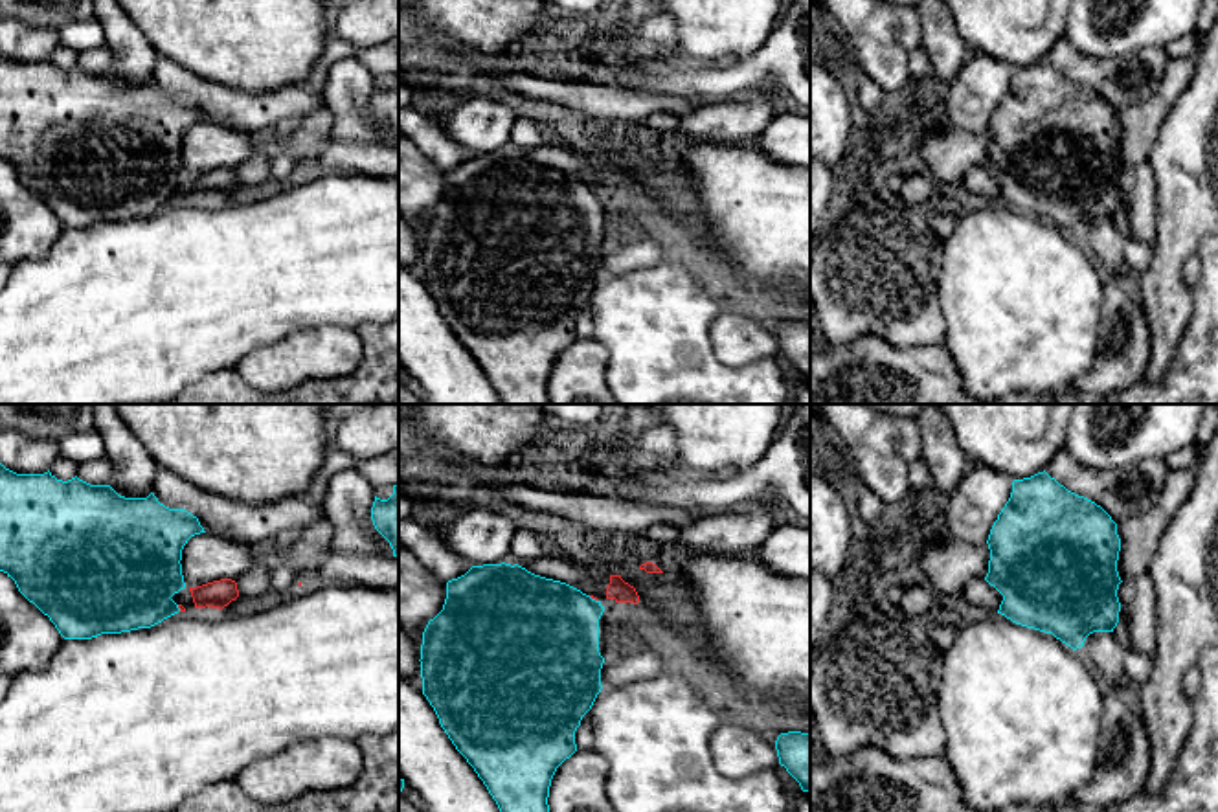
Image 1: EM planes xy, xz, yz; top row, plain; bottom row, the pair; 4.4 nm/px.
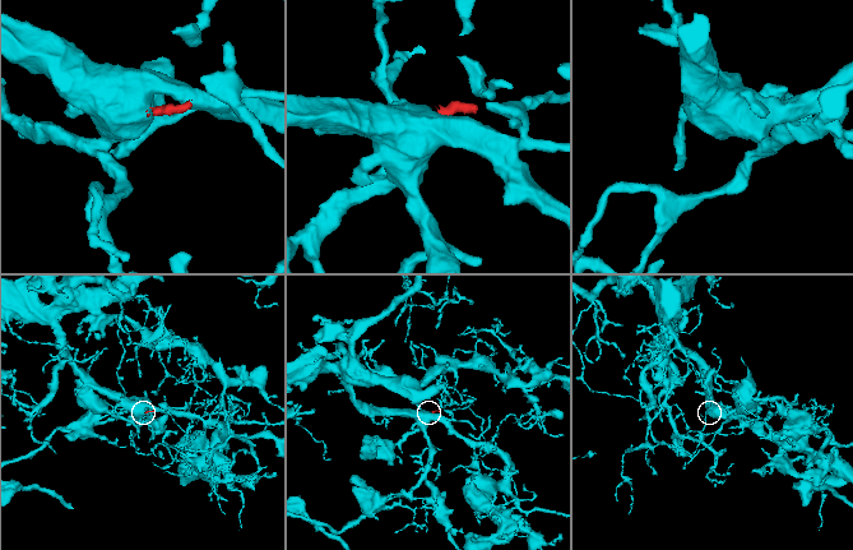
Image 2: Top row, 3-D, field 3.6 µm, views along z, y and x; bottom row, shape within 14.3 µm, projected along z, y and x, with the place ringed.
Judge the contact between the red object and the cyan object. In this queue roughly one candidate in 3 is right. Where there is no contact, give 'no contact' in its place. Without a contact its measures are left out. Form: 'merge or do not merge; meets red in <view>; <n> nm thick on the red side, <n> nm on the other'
do not merge; meets red in xz; 20 nm thick on the red side, 440 nm on the other

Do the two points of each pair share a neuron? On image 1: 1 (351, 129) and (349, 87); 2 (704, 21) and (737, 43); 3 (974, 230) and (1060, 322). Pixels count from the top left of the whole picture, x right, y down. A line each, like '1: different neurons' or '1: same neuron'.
1: same neuron
2: same neuron
3: same neuron

